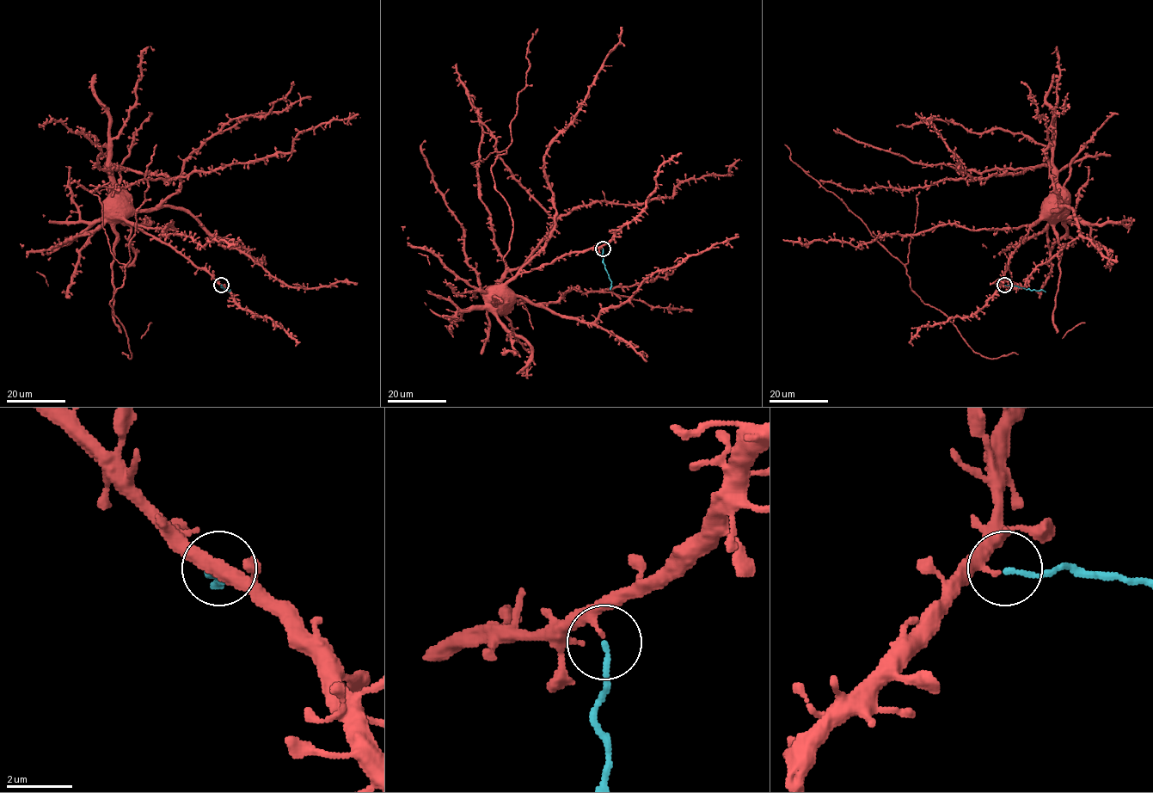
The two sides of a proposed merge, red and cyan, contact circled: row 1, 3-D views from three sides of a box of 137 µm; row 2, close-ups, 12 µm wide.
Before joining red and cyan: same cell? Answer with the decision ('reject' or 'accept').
reject

